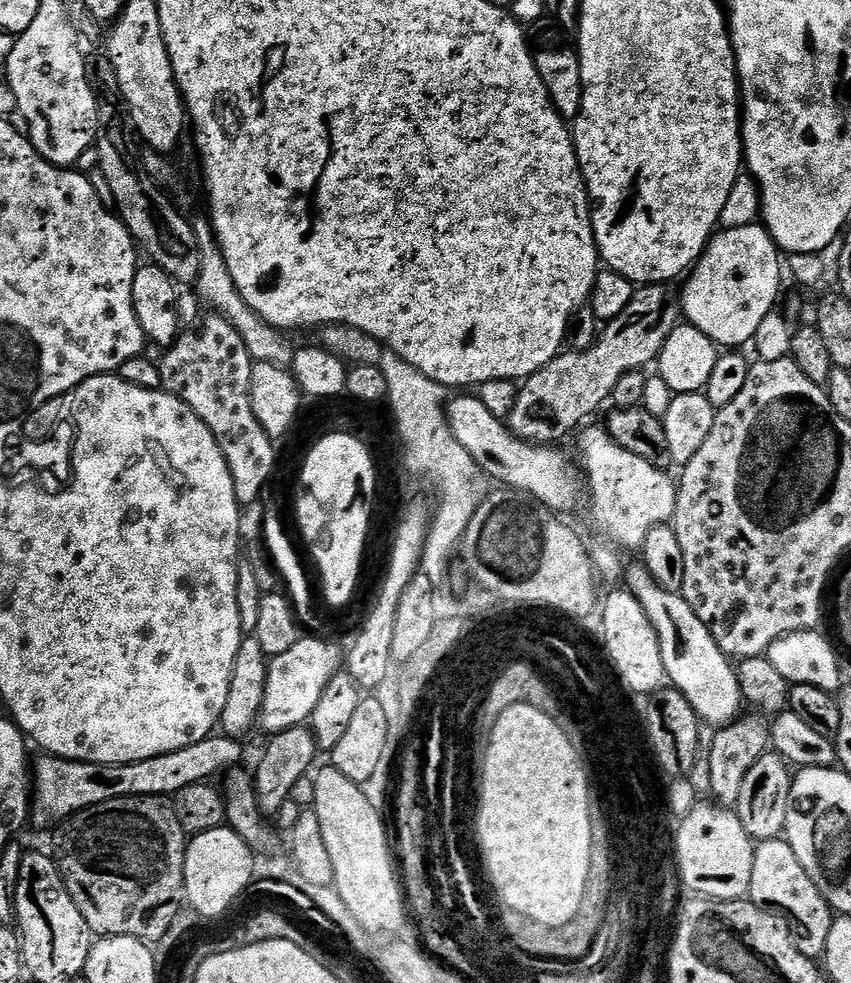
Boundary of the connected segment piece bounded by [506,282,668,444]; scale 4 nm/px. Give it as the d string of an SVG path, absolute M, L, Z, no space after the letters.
M660 282L637 287L626 303L626 308L597 331L595 342L588 348L561 351L556 354L561 356L553 355L551 357L553 360L549 364L541 363L536 373L519 385L516 400L506 417L506 423L513 434L520 440L531 440L537 444L556 442L563 432L570 431L572 427L575 429L581 423L579 420L583 416L590 415L603 400L607 401L612 395L615 384L625 373L643 369L645 367L643 364L648 364L651 360L653 363L659 357L660 345L665 338L662 328L660 332L660 323L663 322L664 311L668 308L668 292L664 288L667 287Z

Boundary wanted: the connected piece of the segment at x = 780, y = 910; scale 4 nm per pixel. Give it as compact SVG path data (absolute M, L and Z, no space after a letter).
M773 838L761 840L755 845L747 895L752 903L774 914L774 918L784 923L788 937L798 951L813 958L823 957L826 934L832 925L834 913L806 874L806 870L802 870L802 862L794 858L794 850L787 840Z

